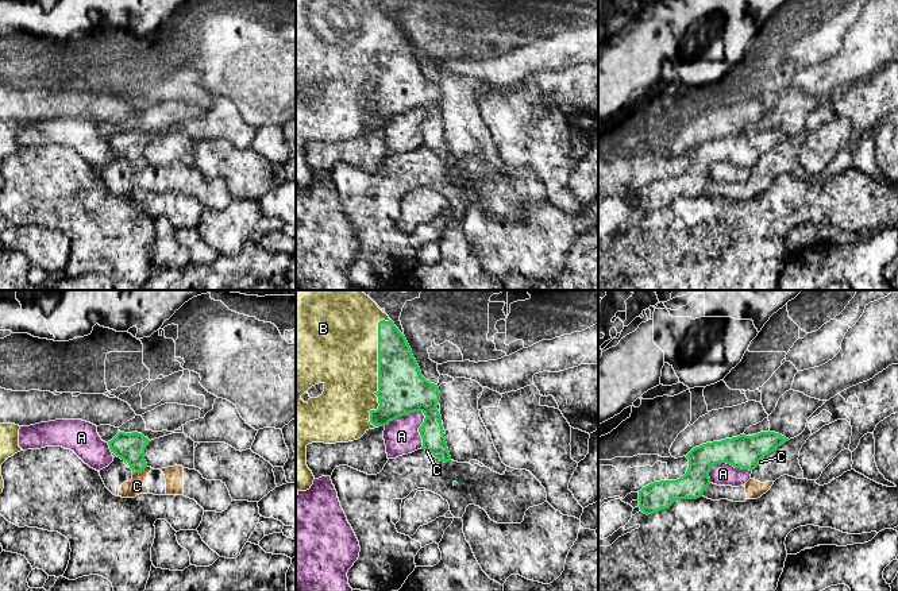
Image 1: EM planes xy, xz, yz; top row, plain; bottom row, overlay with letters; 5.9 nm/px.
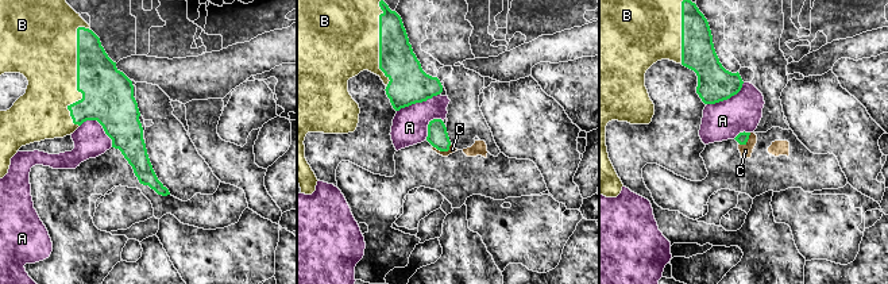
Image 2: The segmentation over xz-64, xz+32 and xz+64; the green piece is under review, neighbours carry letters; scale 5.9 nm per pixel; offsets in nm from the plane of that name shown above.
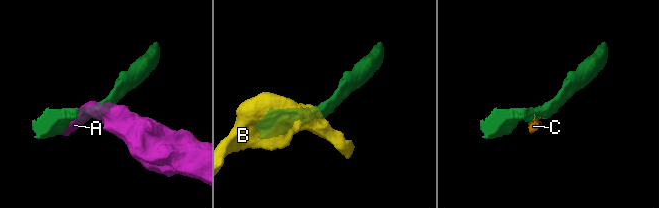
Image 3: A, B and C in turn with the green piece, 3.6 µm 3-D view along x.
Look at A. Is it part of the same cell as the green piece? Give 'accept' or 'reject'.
reject

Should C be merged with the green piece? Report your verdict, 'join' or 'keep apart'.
keep apart

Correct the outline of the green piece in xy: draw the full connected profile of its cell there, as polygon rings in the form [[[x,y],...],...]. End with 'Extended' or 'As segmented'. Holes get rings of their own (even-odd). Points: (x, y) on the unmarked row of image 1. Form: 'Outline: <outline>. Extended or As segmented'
Outline: [[[119,130],[111,139],[108,139],[108,143],[111,150],[127,159],[132,169],[140,170],[147,165],[144,147],[149,140],[150,138],[142,131]]]. As segmented

